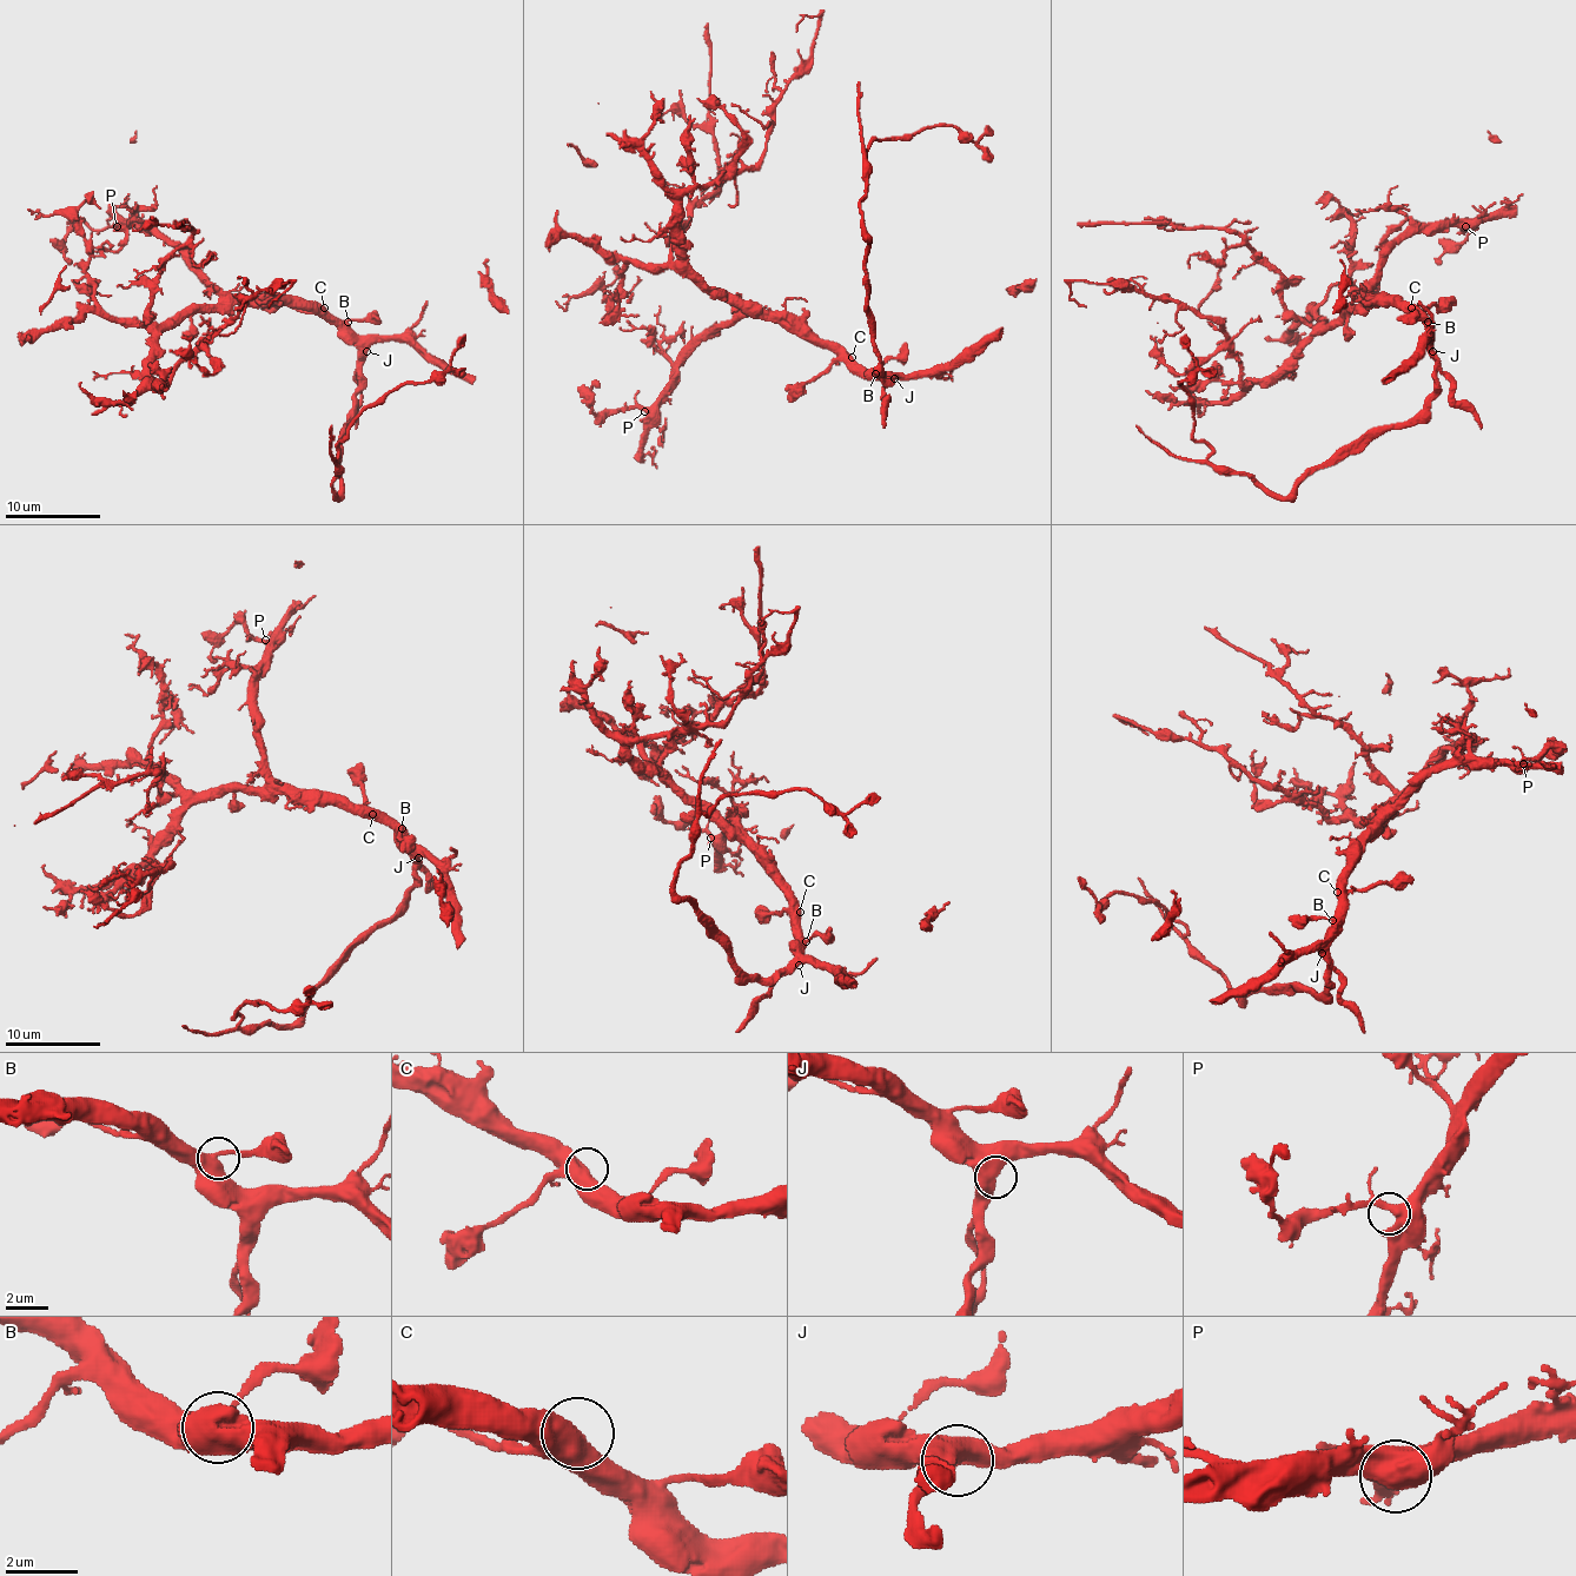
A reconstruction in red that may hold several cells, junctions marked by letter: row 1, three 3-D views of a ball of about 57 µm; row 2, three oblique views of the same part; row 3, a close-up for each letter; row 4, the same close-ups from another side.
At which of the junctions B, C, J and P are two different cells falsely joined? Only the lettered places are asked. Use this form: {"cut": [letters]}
{"cut": []}

